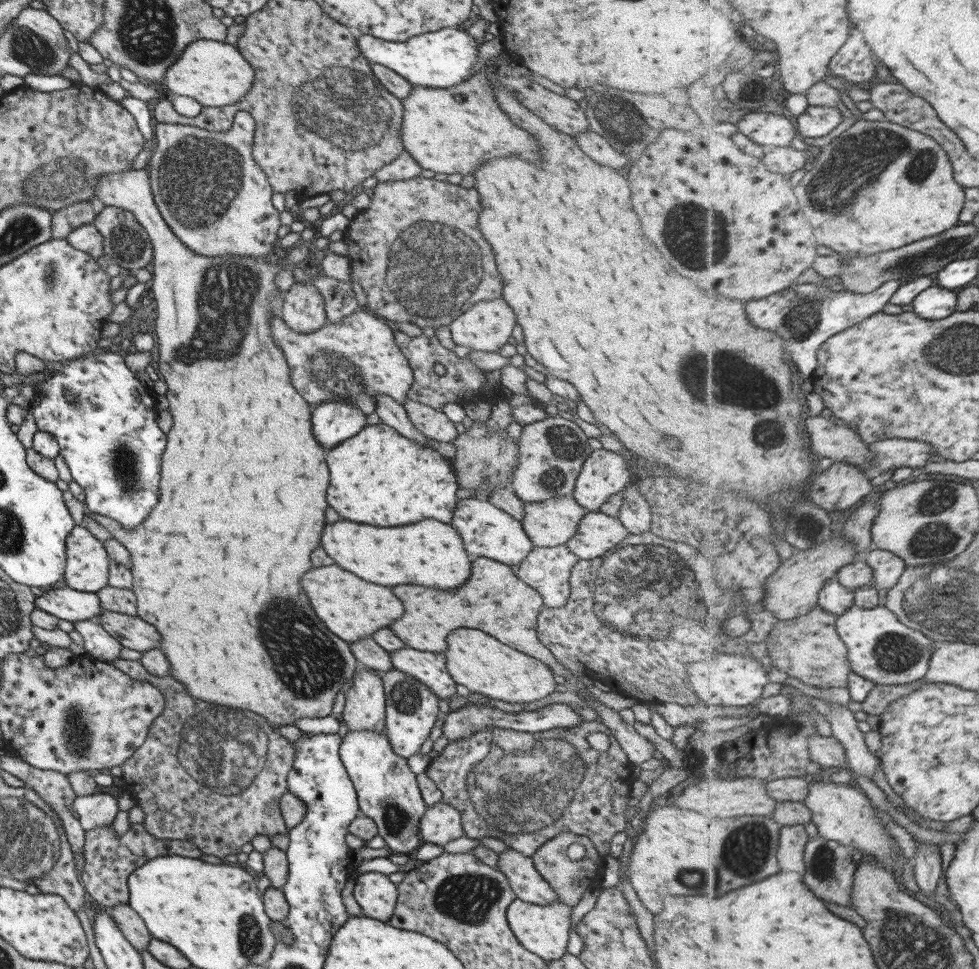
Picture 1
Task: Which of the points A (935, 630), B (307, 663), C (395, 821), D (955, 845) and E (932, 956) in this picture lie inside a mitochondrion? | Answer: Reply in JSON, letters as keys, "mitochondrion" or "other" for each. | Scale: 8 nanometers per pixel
{"A":"mitochondrion","B":"mitochondrion","C":"mitochondrion","D":"other","E":"mitochondrion"}

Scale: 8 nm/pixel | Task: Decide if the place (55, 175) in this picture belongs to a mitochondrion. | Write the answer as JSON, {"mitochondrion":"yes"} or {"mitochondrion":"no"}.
{"mitochondrion":"yes"}

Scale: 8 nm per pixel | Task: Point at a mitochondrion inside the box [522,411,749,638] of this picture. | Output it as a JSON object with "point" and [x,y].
{"point":[562,443]}

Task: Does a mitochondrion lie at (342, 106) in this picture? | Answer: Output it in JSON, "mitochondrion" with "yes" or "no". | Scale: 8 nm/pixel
{"mitochondrion":"yes"}

